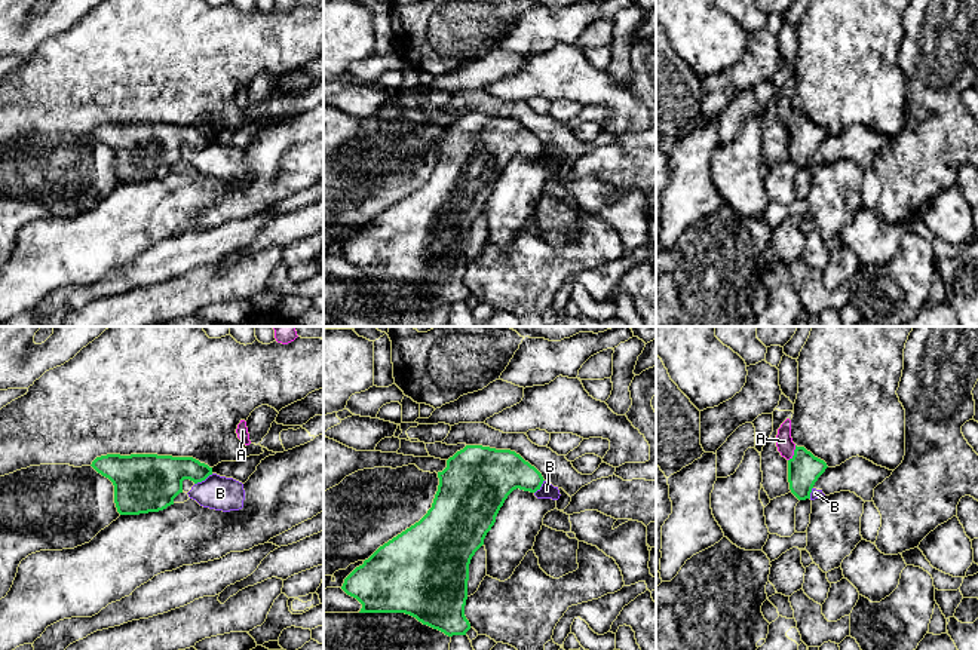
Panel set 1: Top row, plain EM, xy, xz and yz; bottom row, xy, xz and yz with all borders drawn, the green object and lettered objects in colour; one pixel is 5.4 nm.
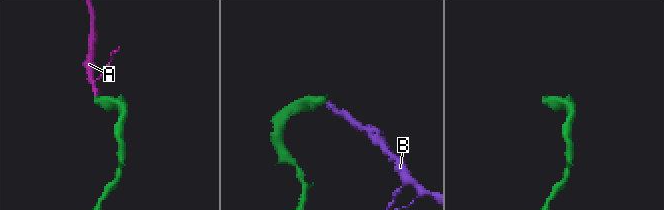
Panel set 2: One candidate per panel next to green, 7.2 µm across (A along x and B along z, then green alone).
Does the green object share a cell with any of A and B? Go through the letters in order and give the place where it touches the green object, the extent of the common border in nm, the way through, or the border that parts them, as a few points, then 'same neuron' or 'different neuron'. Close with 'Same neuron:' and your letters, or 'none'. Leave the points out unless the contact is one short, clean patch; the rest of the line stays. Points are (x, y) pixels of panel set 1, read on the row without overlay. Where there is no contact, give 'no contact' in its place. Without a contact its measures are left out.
A: meets green in yz at (794, 120); contact 100 nm long; runs through yz (803, 137), (794, 120), (784, 109); same neuron
B: meets green in xy at (204, 147); contact 120 nm long; border along xy (212, 141), (195, 152); different neuron
Same neuron: A

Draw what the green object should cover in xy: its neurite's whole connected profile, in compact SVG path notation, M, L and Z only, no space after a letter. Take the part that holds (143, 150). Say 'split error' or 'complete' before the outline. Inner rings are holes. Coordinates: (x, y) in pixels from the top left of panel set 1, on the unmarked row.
complete; M107 122L91 134L113 150L120 183L163 178L183 160L184 147L197 151L212 142L212 135L193 125L157 122Z

